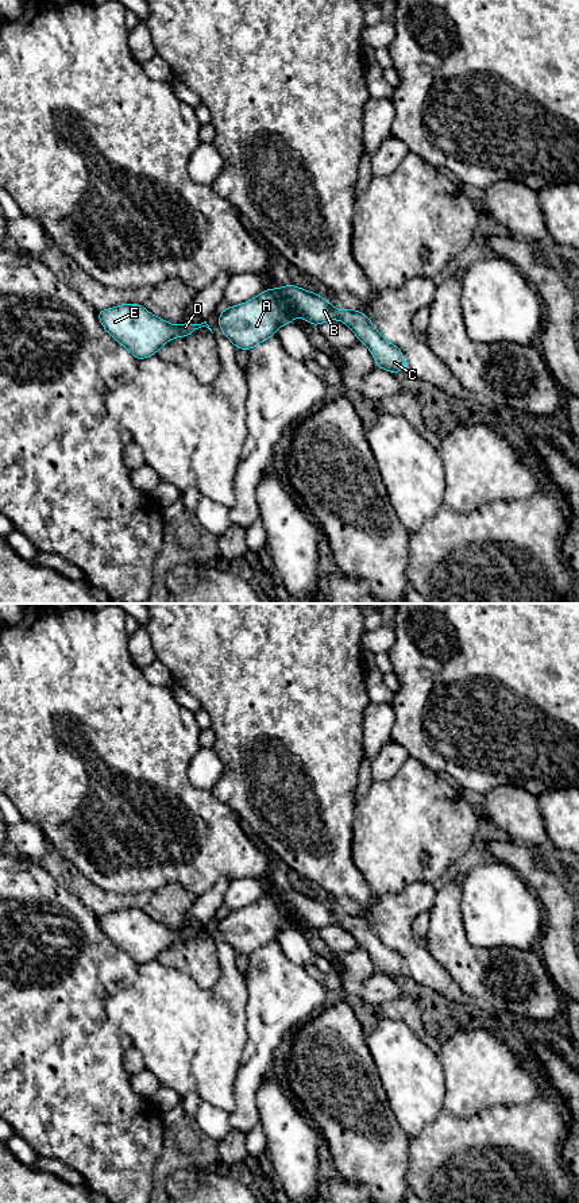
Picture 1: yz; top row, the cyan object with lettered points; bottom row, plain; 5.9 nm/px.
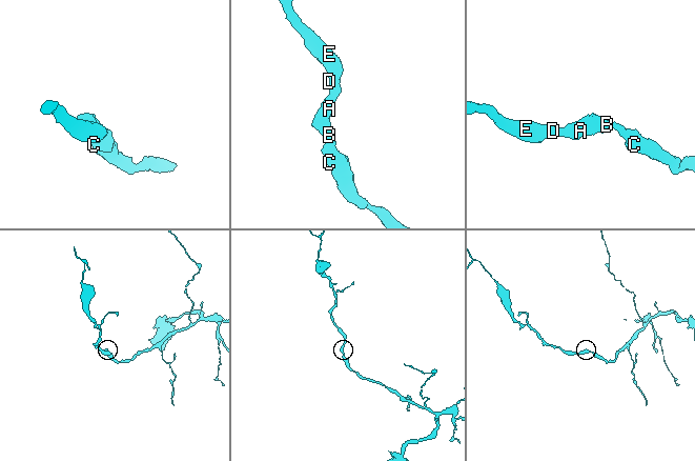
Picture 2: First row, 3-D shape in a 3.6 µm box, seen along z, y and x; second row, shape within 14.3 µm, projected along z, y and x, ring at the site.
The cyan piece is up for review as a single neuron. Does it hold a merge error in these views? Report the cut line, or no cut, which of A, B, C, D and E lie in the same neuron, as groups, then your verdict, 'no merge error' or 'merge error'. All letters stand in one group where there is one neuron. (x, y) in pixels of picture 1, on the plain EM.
no cut; A B C D E; no merge error

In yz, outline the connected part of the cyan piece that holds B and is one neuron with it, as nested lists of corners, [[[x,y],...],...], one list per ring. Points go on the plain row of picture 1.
[[[293,888],[281,891],[279,894],[263,895],[244,909],[228,911],[219,919],[219,930],[224,940],[233,948],[235,953],[251,956],[258,948],[275,941],[278,932],[293,928],[296,921],[304,922],[310,930],[320,930],[328,925],[339,924],[354,936],[359,946],[368,952],[377,971],[391,979],[397,976],[408,976],[402,956],[395,949],[386,946],[364,918],[355,913],[337,915],[332,909],[317,901],[314,897],[306,897]]]

